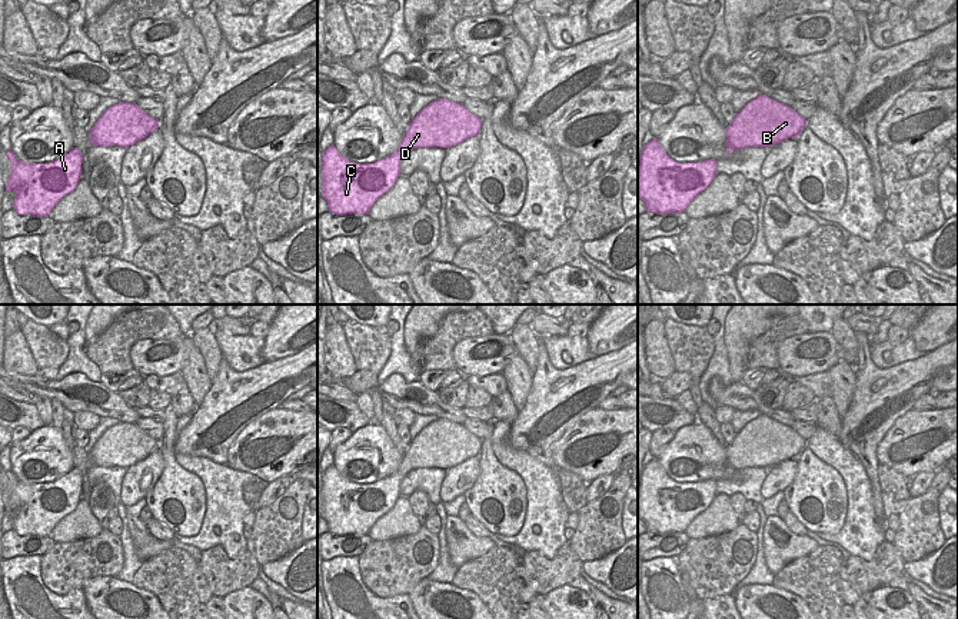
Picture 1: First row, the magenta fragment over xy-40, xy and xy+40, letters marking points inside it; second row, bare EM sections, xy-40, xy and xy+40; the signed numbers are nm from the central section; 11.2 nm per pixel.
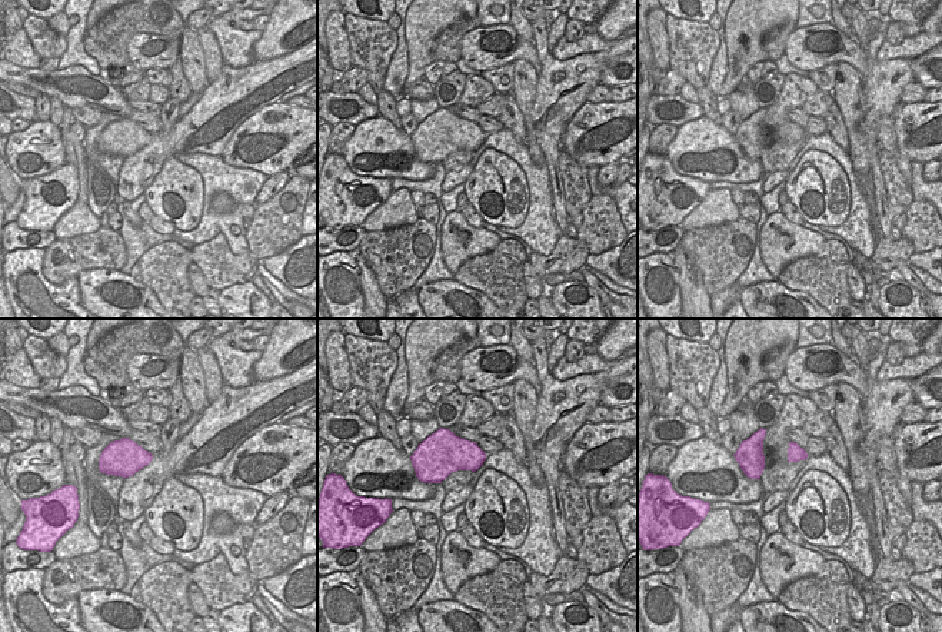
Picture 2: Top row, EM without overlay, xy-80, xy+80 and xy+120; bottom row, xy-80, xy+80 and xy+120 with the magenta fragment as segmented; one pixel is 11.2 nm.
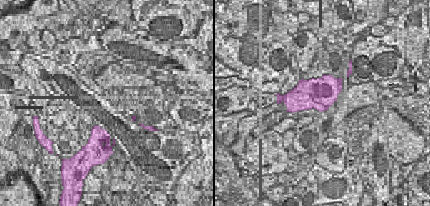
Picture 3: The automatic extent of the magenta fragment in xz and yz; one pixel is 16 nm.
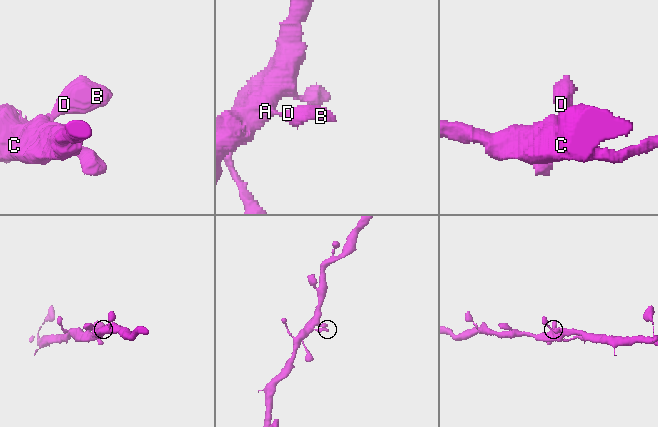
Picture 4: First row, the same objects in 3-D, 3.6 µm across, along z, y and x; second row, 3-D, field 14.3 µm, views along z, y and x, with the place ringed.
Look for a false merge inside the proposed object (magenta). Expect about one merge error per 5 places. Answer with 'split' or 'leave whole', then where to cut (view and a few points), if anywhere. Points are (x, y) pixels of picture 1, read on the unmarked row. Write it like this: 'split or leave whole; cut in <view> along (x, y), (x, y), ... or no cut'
leave whole; no cut

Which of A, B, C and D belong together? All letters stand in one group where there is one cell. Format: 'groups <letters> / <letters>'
groups A B C D

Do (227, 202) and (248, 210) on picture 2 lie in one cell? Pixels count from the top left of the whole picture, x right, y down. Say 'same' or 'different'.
same

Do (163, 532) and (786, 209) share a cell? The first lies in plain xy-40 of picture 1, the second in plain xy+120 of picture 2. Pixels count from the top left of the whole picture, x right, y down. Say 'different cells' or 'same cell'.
same cell

